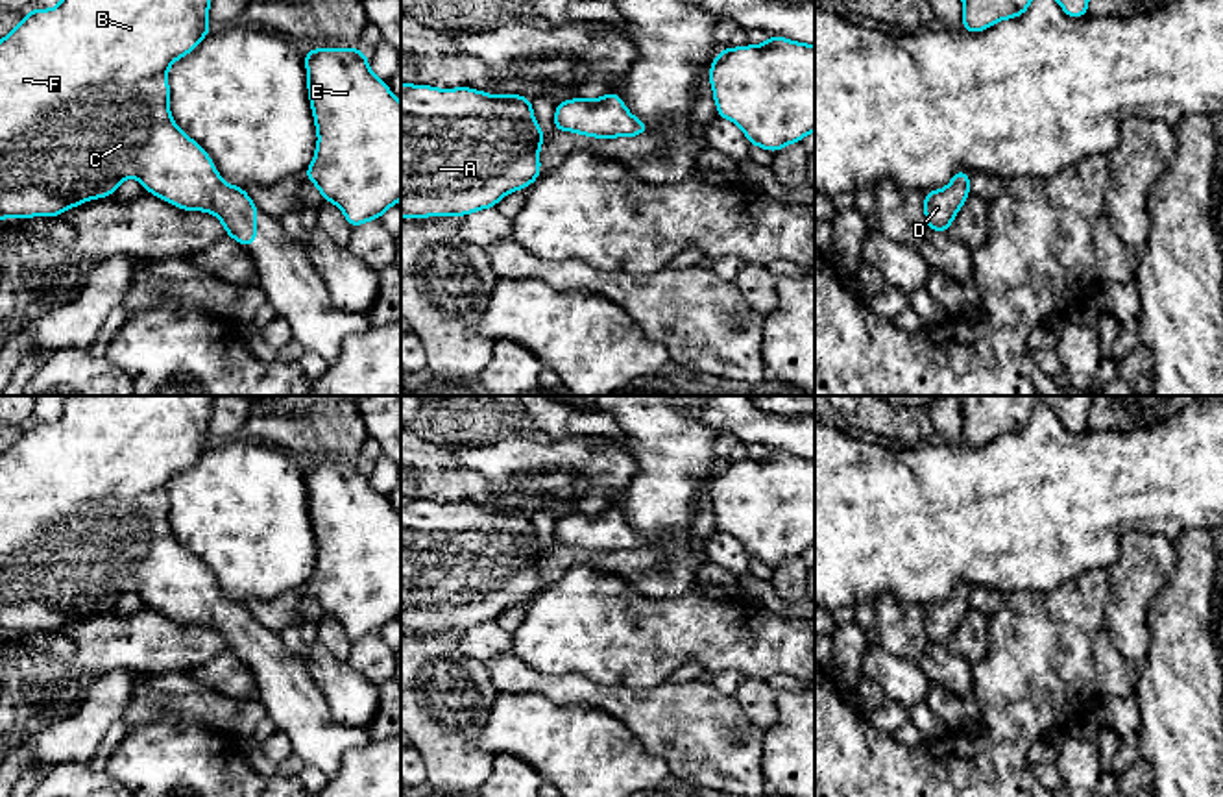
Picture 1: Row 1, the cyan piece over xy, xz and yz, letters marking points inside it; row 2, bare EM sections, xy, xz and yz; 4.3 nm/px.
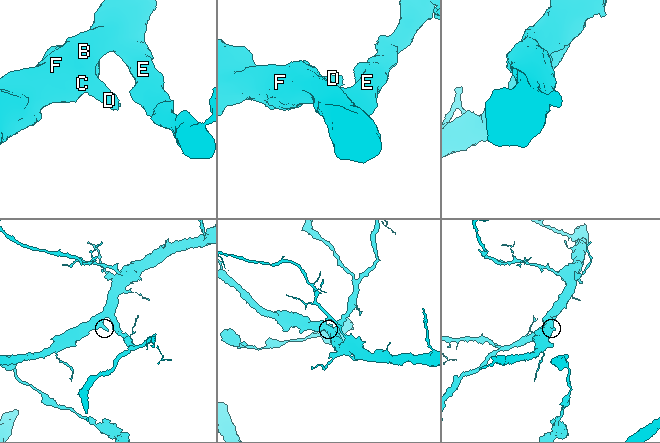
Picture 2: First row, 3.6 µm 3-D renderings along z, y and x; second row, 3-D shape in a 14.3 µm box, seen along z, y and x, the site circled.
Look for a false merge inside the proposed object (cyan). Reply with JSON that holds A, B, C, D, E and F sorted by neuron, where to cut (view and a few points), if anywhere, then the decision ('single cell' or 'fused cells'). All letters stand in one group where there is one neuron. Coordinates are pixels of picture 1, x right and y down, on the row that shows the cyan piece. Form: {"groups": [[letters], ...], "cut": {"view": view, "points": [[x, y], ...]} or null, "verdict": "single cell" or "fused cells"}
{"groups": [["A", "B", "C", "D", "E", "F"]], "cut": null, "verdict": "single cell"}

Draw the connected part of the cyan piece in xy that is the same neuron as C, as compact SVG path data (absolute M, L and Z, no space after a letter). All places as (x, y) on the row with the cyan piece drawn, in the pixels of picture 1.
M61 0L61 4L52 9L31 7L20 24L0 39L0 220L31 216L57 218L63 211L89 200L113 196L124 179L137 178L146 192L183 211L212 213L220 218L225 235L240 246L257 244L259 207L251 202L246 189L225 183L220 178L211 155L177 128L168 107L168 68L174 61L196 50L201 39L212 31L209 26L209 7L211 0Z

